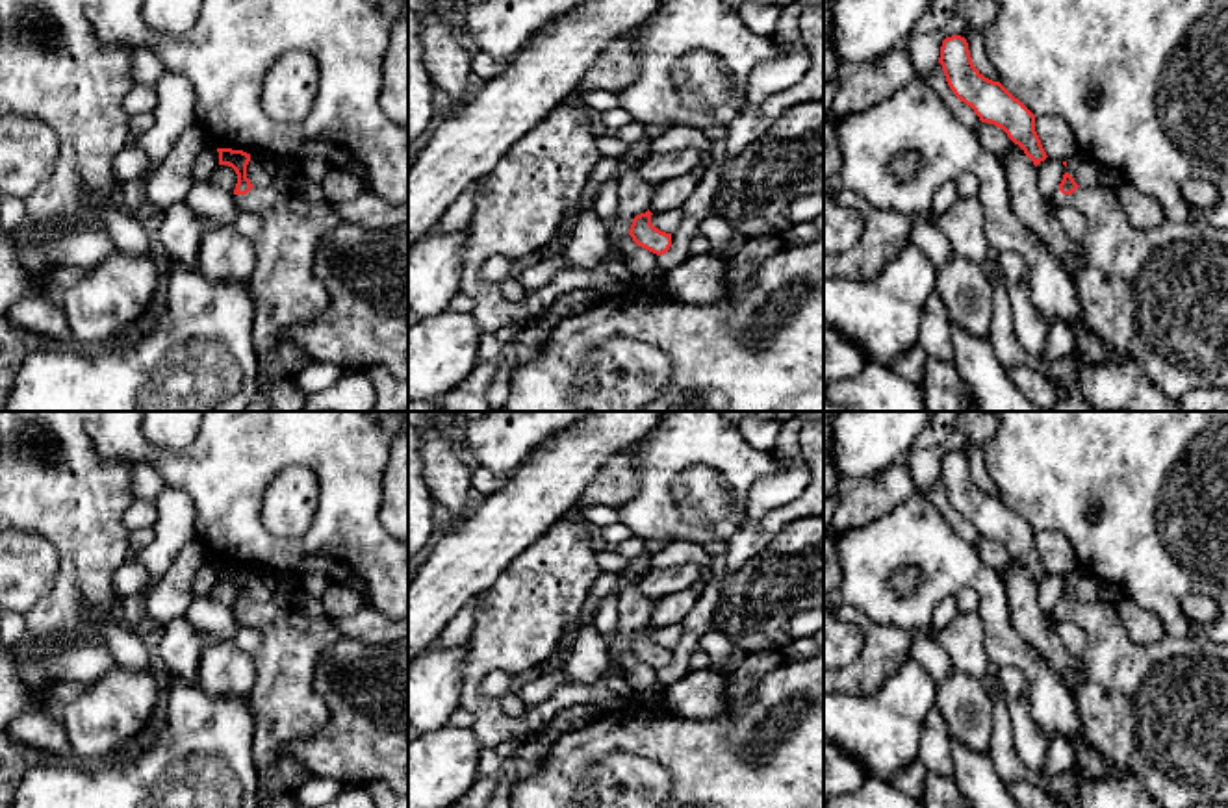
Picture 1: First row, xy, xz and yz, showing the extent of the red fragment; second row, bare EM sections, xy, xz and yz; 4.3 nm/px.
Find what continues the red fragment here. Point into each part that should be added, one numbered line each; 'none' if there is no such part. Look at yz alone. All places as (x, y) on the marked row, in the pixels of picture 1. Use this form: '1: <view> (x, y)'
1: yz (1158, 297)

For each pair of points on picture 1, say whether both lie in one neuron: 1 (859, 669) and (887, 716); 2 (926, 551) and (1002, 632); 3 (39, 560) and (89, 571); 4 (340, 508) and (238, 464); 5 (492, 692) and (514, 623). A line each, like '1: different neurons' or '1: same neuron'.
1: different neurons
2: same neuron
3: different neurons
4: same neuron
5: different neurons

